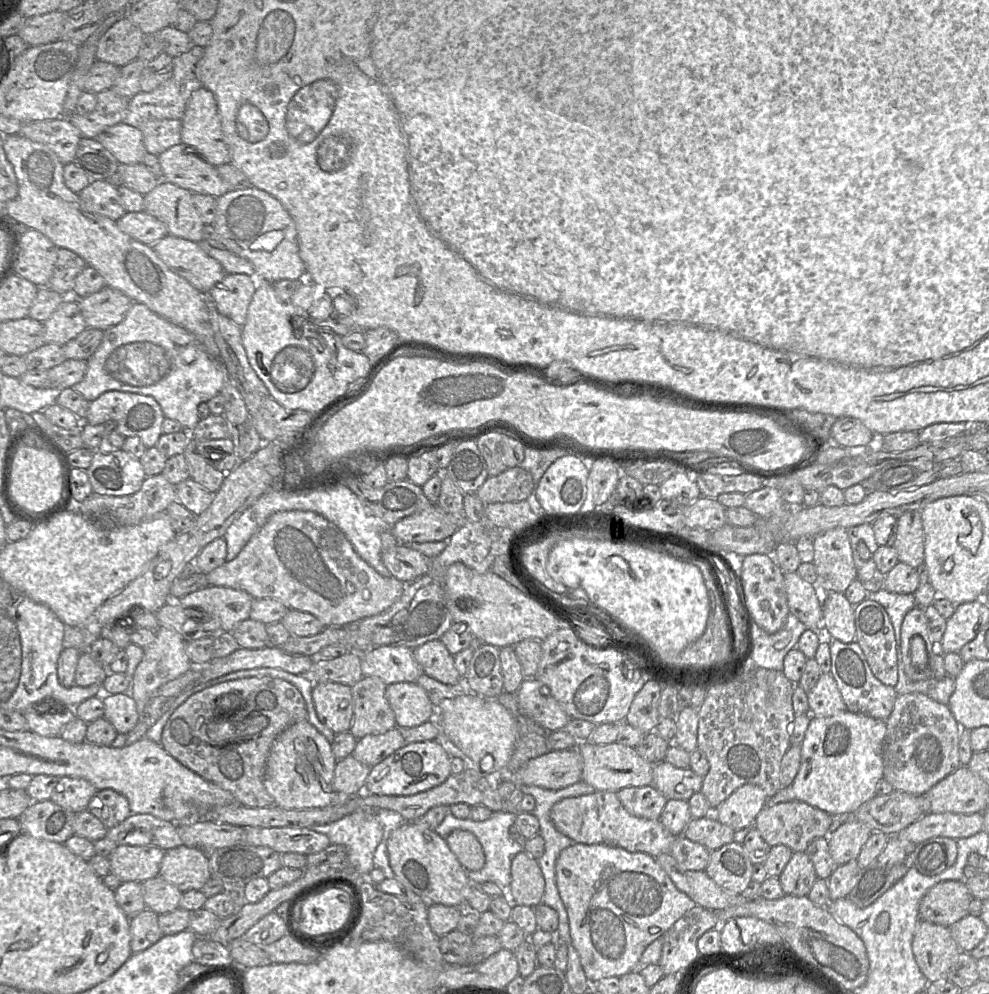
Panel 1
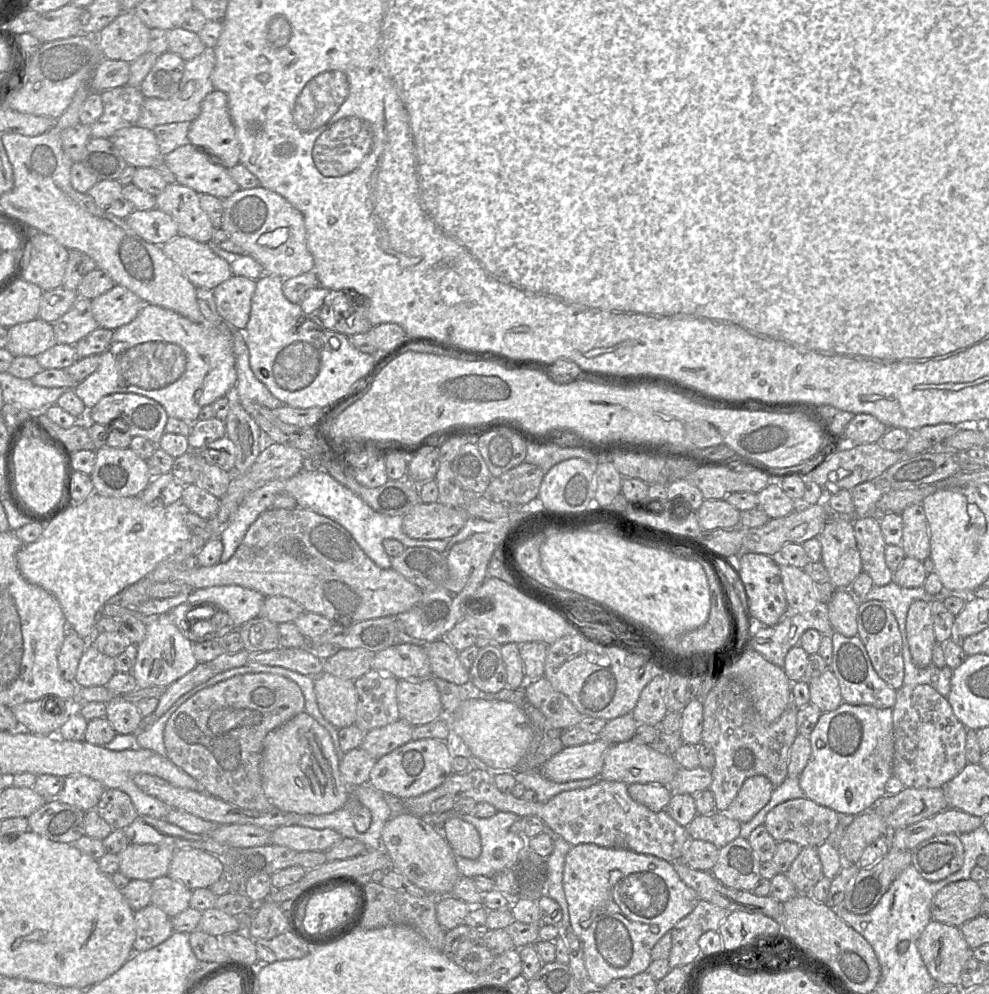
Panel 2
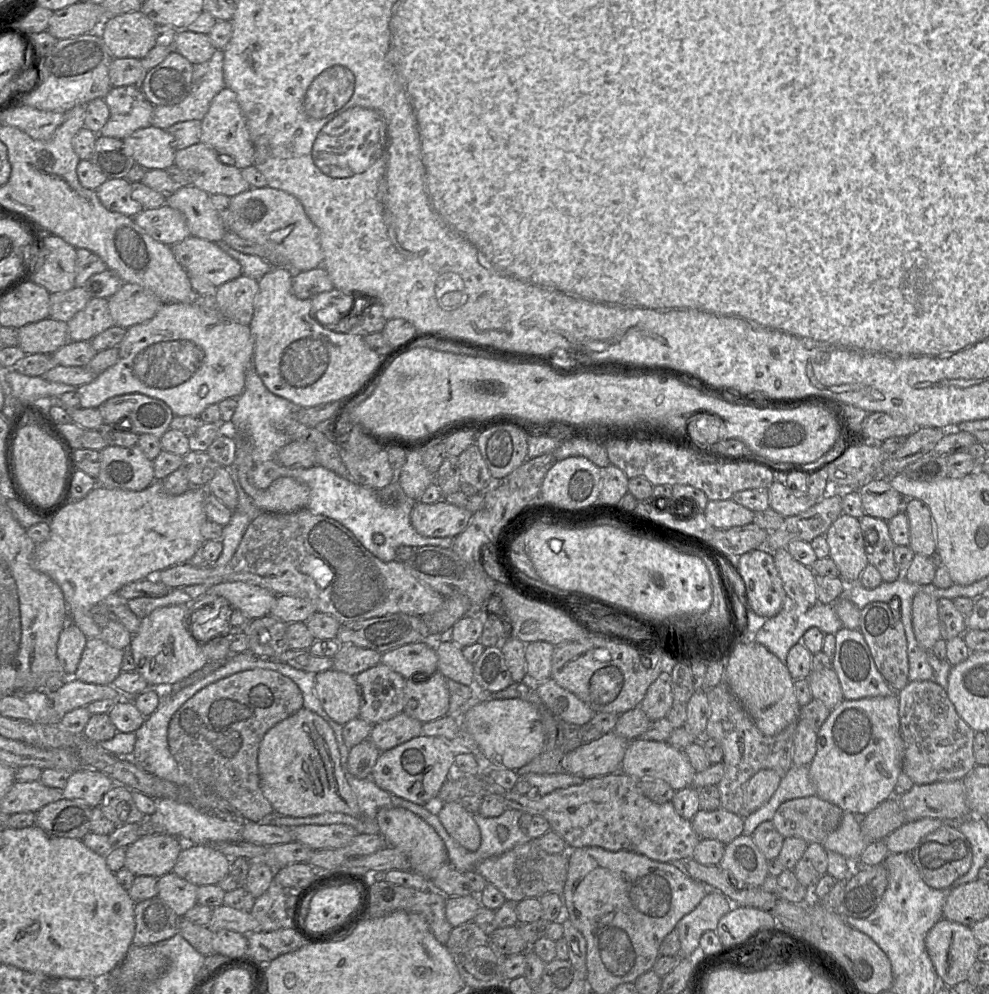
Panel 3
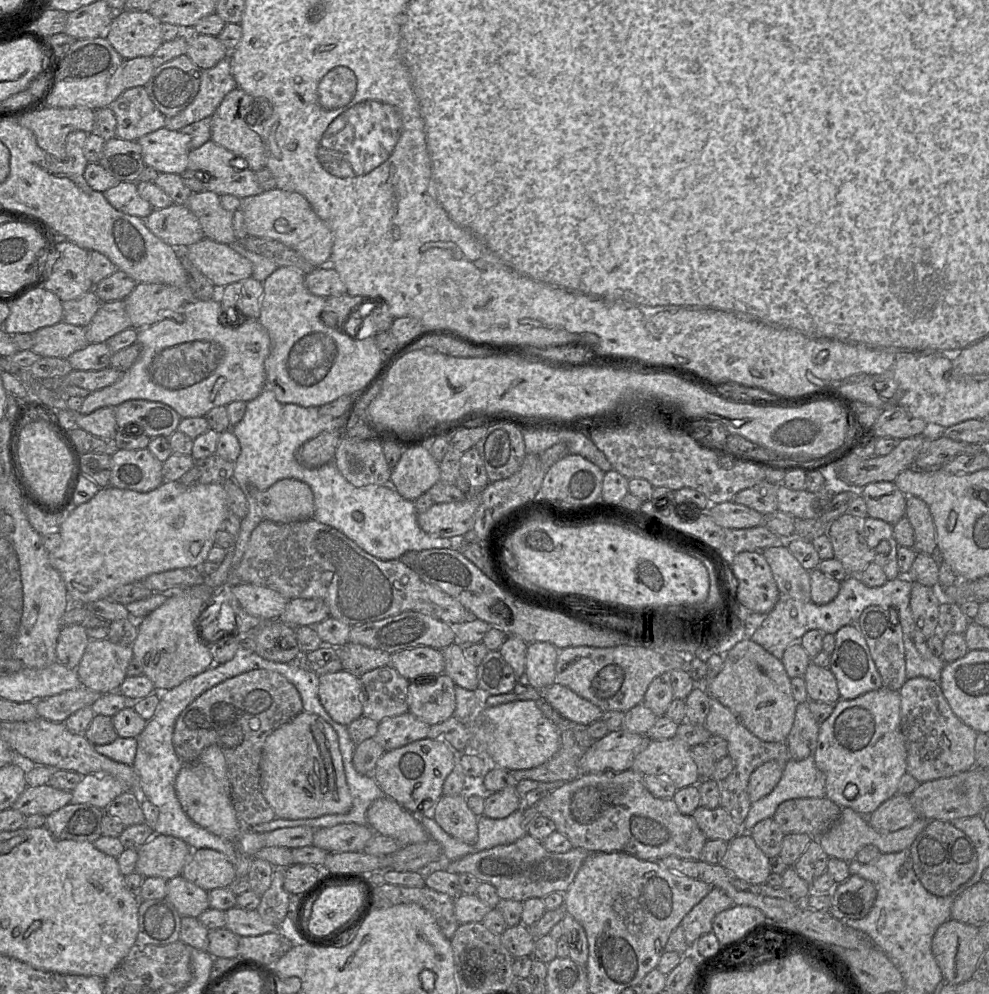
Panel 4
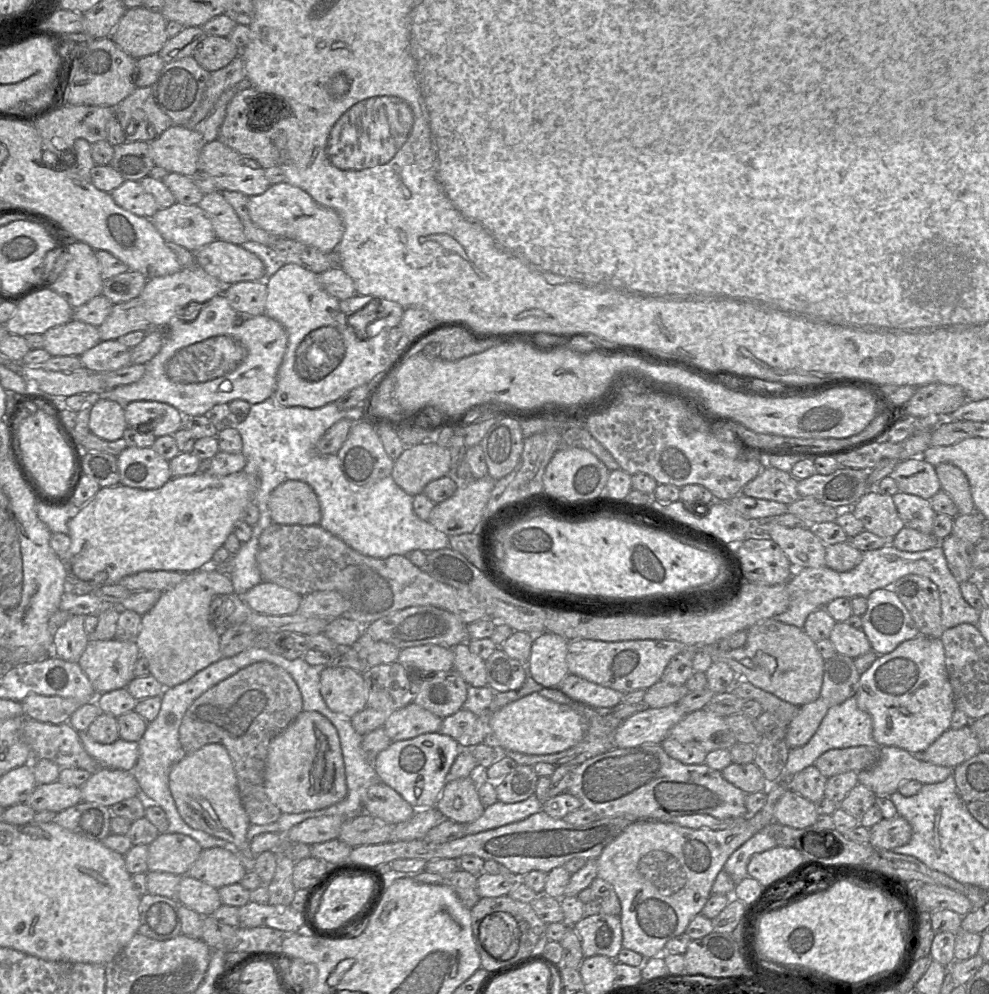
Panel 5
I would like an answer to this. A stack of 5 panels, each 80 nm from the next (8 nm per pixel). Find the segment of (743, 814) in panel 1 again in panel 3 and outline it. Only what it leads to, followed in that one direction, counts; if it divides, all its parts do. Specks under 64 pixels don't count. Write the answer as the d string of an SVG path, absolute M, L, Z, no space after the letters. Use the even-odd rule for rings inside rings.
M761 769L748 781L744 791L743 811L745 815L764 806L775 793L782 777L771 769Z

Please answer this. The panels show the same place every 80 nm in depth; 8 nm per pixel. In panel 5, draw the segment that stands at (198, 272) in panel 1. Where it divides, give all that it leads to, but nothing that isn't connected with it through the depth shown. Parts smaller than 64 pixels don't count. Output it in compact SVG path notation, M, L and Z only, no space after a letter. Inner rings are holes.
M215 239L193 253L196 264L225 286L265 280L263 262L242 245Z

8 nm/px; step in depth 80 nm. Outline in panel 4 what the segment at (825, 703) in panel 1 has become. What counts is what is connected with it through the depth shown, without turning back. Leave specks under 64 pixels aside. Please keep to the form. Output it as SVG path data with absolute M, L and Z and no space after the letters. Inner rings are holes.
M810 662L803 678L810 701L836 704L841 699L836 678L830 668Z

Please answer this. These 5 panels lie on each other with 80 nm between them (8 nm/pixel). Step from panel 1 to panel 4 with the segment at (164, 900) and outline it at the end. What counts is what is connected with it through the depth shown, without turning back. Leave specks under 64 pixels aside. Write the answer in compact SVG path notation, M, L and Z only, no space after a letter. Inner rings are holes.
M178 875L167 880L166 898L182 916L198 917L210 907L208 891Z

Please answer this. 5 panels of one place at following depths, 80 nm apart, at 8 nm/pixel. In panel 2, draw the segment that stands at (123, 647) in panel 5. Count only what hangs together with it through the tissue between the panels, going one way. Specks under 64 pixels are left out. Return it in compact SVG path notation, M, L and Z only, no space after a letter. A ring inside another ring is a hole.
M88 643L79 661L74 682L78 687L105 686L115 673L115 658L99 652Z

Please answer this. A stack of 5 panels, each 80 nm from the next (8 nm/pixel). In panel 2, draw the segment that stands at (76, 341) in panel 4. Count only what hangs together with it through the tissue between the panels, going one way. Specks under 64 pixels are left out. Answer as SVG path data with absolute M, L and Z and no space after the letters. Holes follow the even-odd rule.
M36 318L9 327L5 348L14 357L36 357L56 344L53 324Z

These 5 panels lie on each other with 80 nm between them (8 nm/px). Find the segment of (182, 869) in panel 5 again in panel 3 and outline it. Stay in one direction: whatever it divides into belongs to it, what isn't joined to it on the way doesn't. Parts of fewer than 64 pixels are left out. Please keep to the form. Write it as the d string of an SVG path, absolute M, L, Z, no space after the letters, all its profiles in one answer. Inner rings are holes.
M165 833L141 836L125 848L125 868L135 876L155 876L170 873L184 843Z

